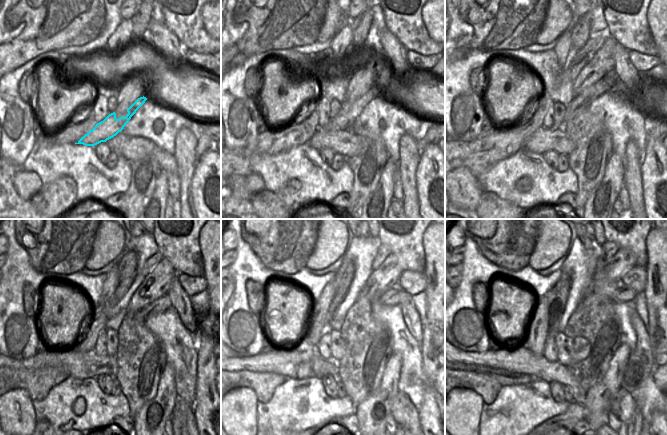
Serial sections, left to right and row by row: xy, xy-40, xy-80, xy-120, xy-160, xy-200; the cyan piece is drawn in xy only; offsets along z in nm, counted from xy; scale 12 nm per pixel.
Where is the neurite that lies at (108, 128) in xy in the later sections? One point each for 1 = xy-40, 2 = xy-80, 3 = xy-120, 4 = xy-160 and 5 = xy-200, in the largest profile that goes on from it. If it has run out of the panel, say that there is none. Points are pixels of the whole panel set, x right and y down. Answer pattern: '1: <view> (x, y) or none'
1: xy-40 (346, 123)
2: xy-80 (593, 92)
3: xy-120 (163, 303)
4: xy-160 (396, 295)
5: xy-200 (624, 293)

